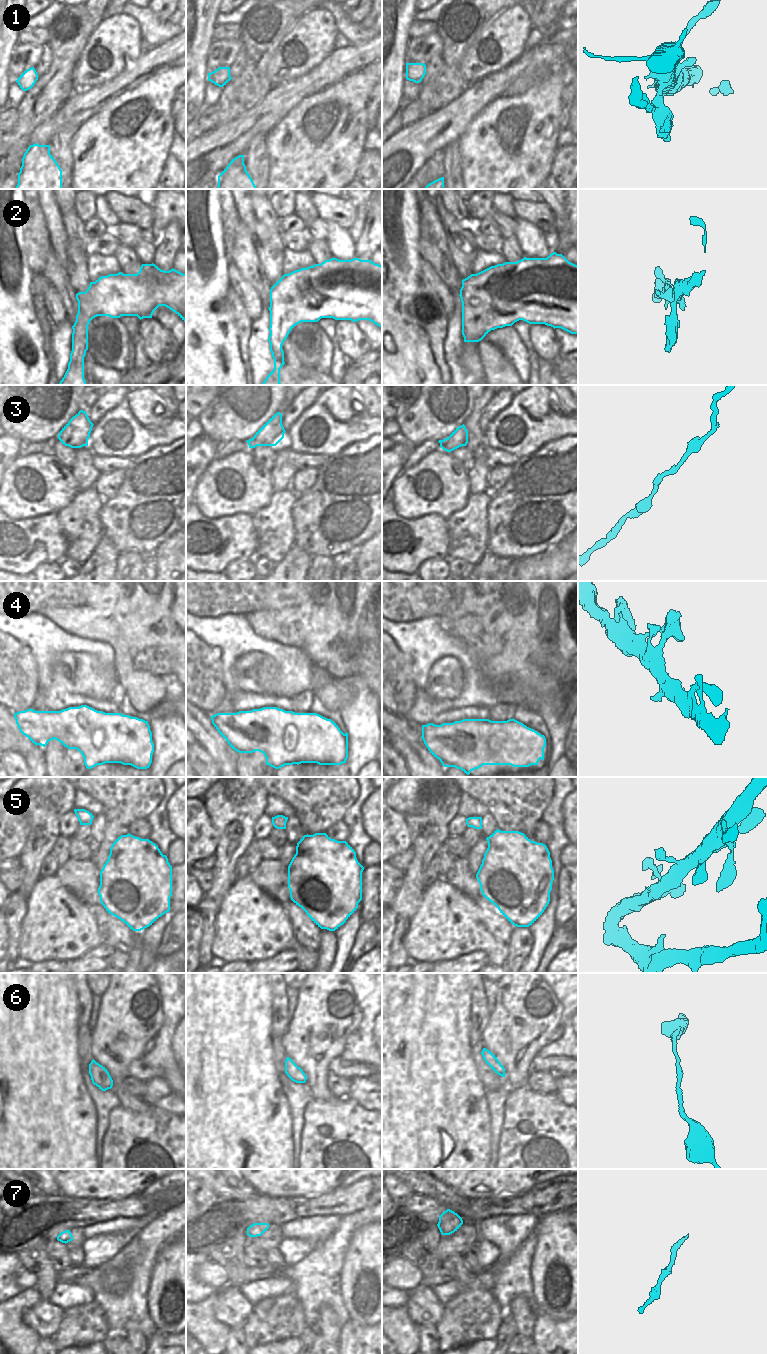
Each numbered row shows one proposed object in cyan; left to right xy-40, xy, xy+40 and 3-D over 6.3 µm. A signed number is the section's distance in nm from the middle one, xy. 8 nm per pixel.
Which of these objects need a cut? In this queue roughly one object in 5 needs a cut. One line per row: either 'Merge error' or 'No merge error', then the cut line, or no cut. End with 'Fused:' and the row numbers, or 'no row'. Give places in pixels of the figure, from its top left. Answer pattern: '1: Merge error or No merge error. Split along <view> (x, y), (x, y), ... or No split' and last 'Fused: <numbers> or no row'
1: No merge error. No split
2: No merge error. No split
3: No merge error. No split
4: No merge error. No split
5: No merge error. No split
6: No merge error. No split
7: No merge error. No split
Fused: no row.

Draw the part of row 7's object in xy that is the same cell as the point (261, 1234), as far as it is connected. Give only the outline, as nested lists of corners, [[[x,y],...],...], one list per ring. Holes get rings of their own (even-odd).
[[[254,1223],[247,1228],[247,1235],[250,1237],[261,1236],[268,1228],[268,1223]]]

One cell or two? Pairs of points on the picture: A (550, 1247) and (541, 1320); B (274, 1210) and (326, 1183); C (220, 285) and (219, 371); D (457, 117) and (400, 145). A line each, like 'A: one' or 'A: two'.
A: two
B: two
C: one
D: one

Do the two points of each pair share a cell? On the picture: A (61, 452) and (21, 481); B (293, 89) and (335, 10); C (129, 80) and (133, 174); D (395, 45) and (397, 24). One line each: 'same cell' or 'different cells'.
A: different cells
B: different cells
C: different cells
D: same cell

